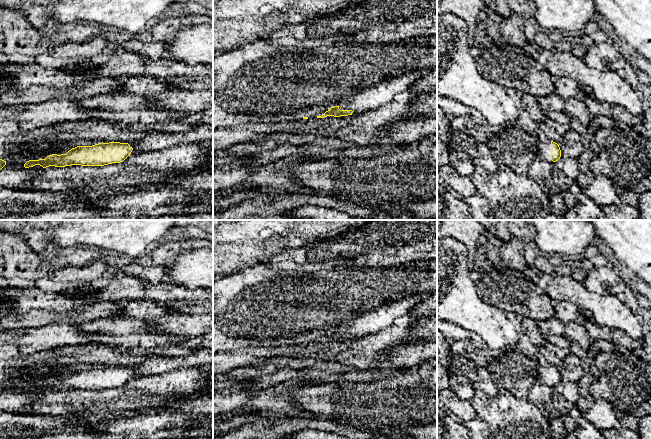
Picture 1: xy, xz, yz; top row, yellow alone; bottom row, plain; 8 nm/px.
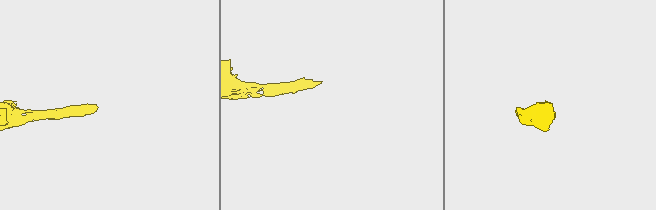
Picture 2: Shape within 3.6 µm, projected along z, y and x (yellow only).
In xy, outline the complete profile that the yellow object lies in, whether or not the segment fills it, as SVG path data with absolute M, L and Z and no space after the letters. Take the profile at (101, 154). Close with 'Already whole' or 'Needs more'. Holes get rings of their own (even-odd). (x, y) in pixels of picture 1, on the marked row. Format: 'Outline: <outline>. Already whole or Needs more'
Outline: M102 142L92 146L77 146L69 150L66 154L52 154L45 159L29 160L24 164L24 167L29 168L35 165L40 165L43 168L71 165L104 166L123 162L130 154L136 153L139 152L133 143Z. Needs more

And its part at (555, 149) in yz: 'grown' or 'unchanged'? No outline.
grown

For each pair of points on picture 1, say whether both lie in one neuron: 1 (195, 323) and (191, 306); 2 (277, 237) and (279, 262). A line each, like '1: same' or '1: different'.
1: different
2: different

